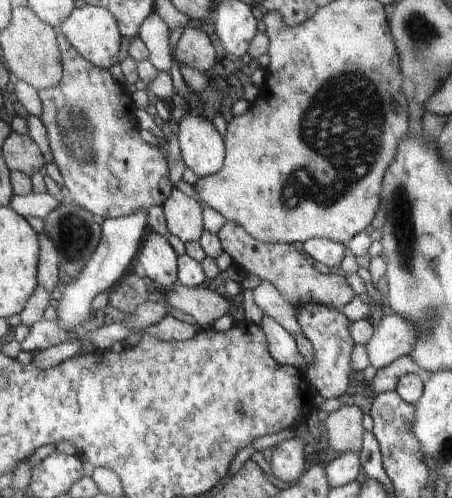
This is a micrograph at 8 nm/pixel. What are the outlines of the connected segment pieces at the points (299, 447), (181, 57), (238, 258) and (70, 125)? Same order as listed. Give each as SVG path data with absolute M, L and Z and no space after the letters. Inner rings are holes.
M292 437L278 443L267 453L272 473L284 482L298 480L305 472L304 458L308 453L302 439Z
M186 28L175 50L180 68L186 65L206 73L216 64L216 52L210 38L200 28Z
M230 221L224 223L217 237L224 252L228 252L233 264L244 275L256 274L262 281L271 282L294 308L314 303L341 310L354 298L355 293L343 276L318 271L311 260L291 244L263 243L244 230L242 225Z
M62 29L58 32L65 75L58 86L41 92L44 103L44 114L41 117L49 130L55 164L61 171L74 202L105 219L129 217L140 211L149 212L153 206L163 205L175 192L175 184L170 180L171 162L160 147L150 144L143 137L136 116L138 104L134 102L132 94L128 93L124 84L109 69L88 60Z

